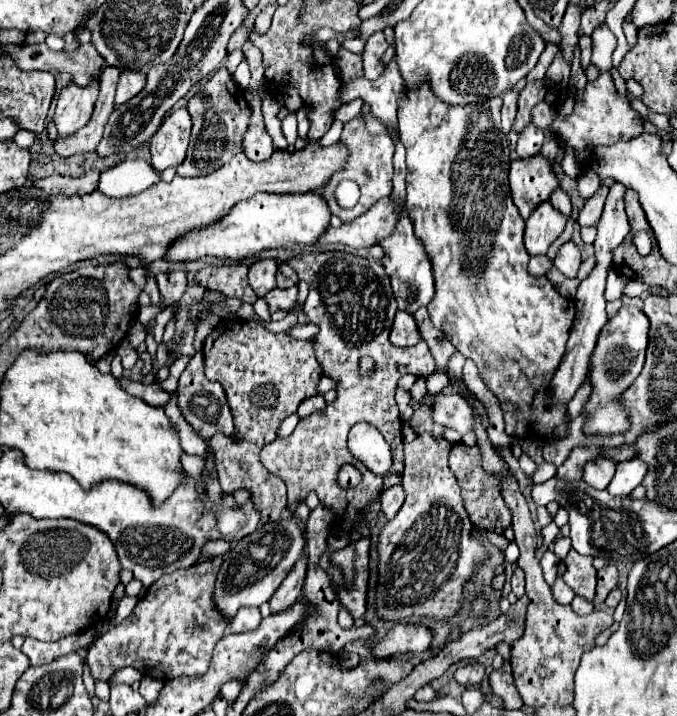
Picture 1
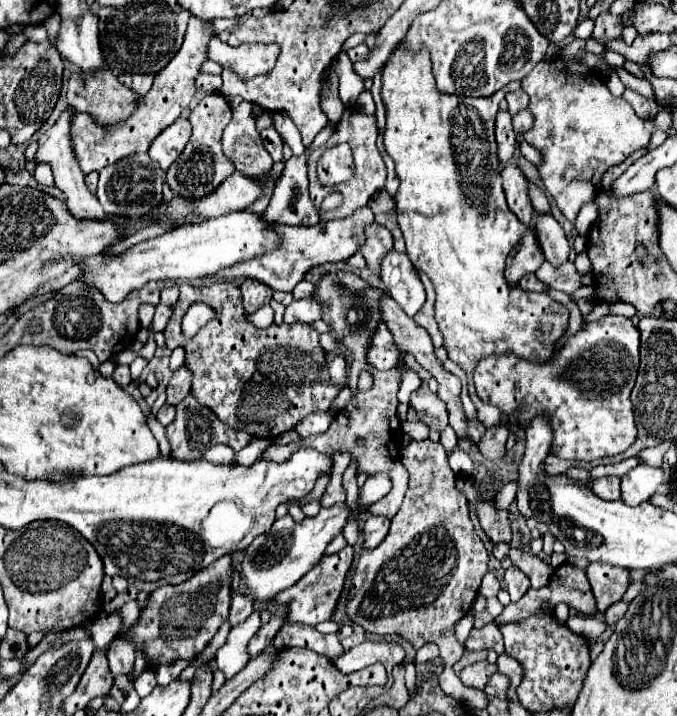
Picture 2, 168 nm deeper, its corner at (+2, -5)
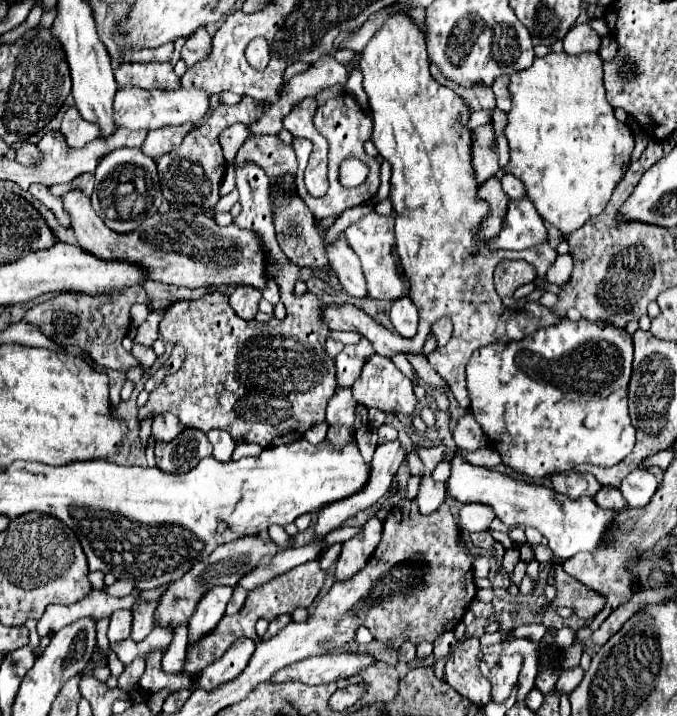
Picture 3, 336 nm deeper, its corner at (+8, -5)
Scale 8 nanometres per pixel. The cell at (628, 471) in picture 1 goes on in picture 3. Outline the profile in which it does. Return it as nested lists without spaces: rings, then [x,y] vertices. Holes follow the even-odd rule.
[[[635,469],[623,479],[621,495],[627,499],[629,507],[643,507],[651,501],[657,487],[659,487],[659,481],[655,475],[651,475],[645,469]]]

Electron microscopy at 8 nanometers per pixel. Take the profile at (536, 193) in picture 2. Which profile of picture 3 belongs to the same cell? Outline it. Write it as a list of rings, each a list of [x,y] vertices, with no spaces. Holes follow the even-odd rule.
[[[505,173],[501,177],[501,185],[503,185],[503,191],[507,193],[509,199],[521,199],[521,197],[525,197],[523,183],[515,175],[511,175],[511,173]]]

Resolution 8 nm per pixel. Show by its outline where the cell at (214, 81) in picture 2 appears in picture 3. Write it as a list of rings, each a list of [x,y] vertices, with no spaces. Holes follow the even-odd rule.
[[[121,63],[115,71],[119,87],[133,85],[139,89],[179,89],[179,77],[169,63]]]

